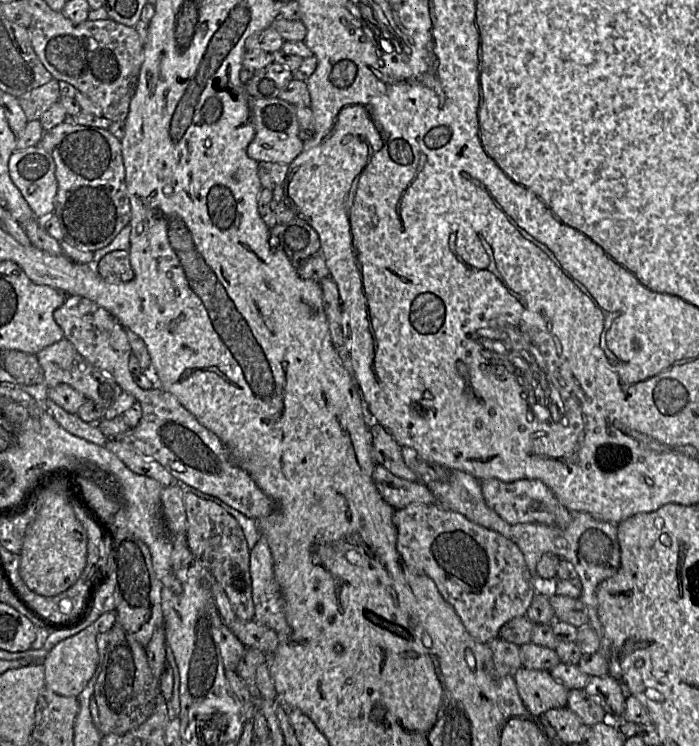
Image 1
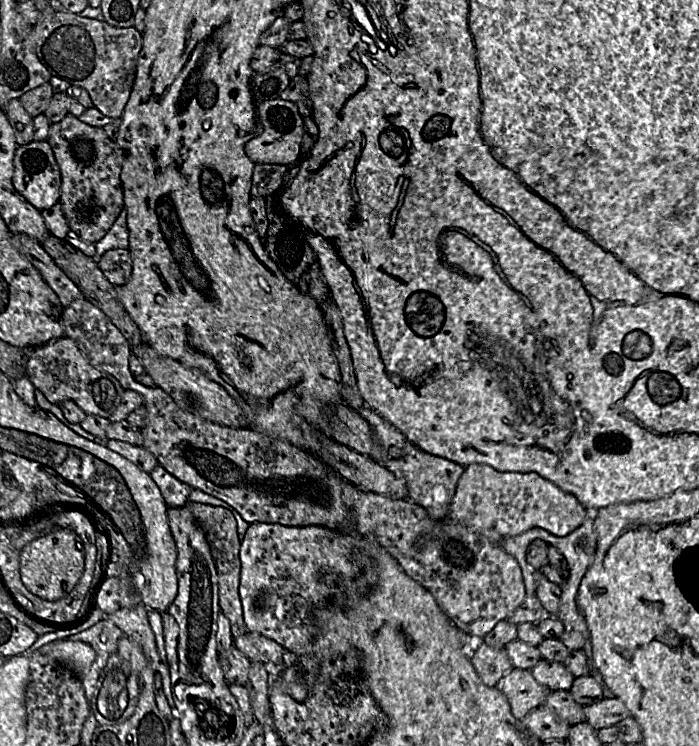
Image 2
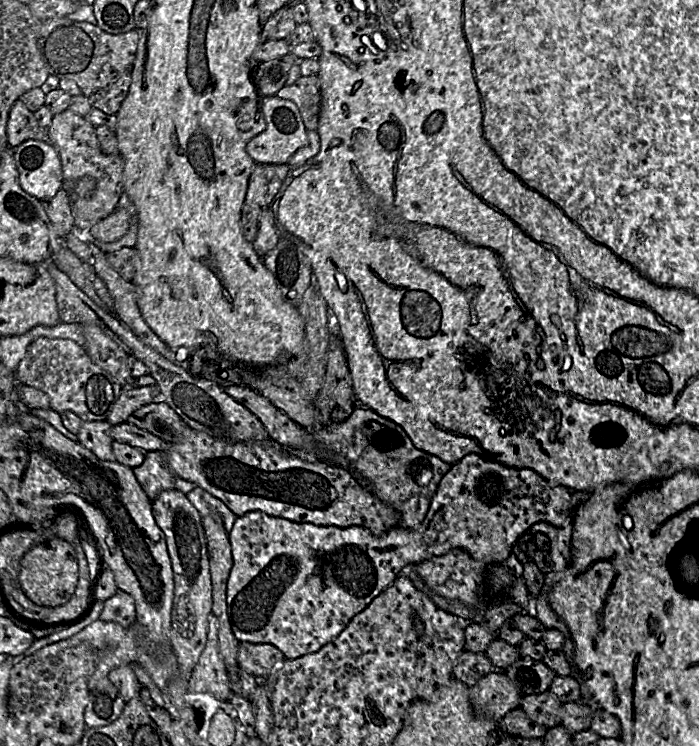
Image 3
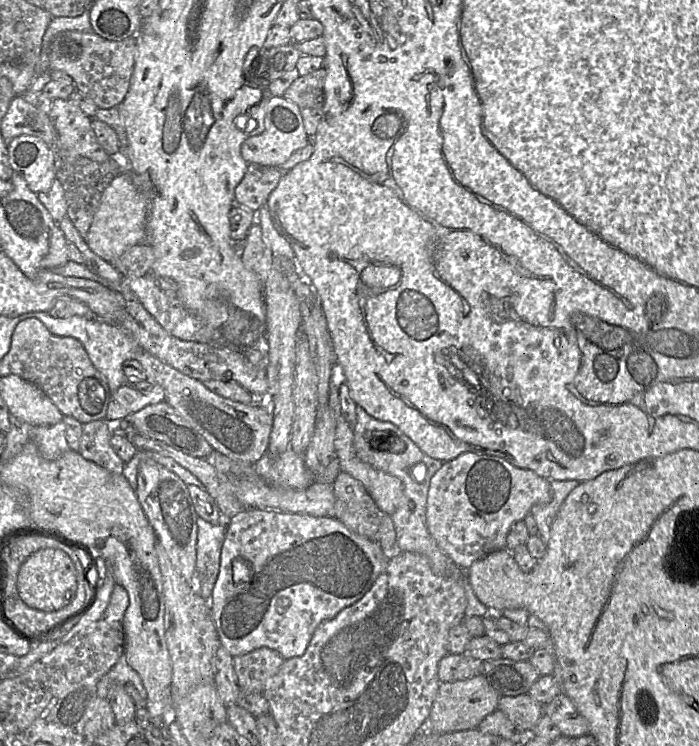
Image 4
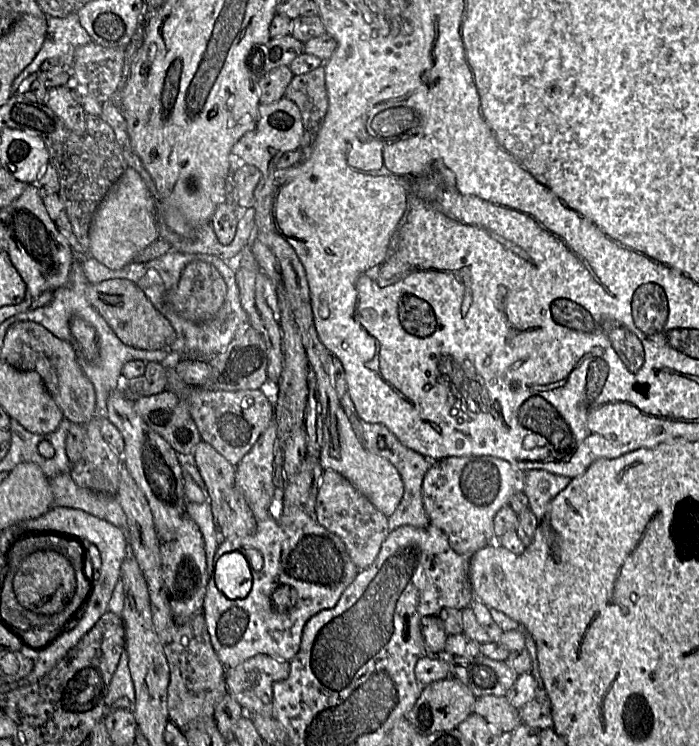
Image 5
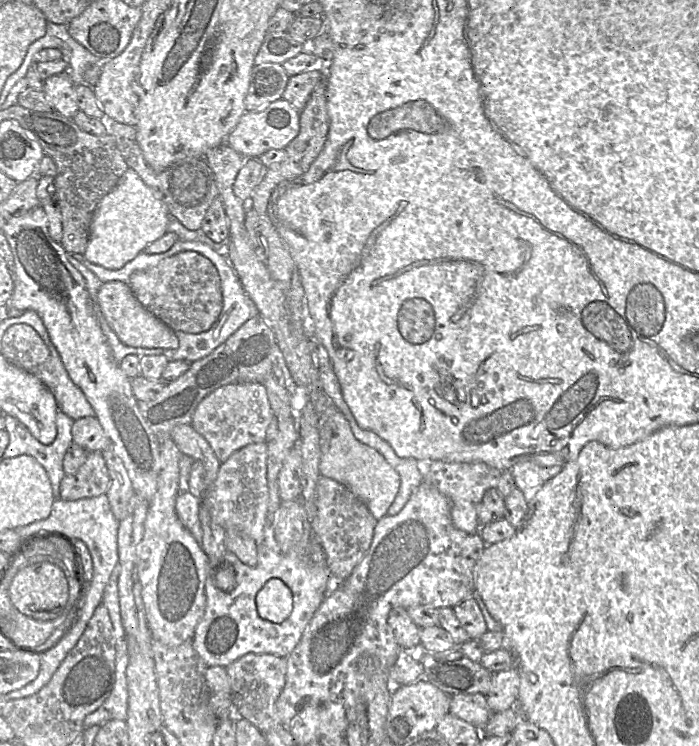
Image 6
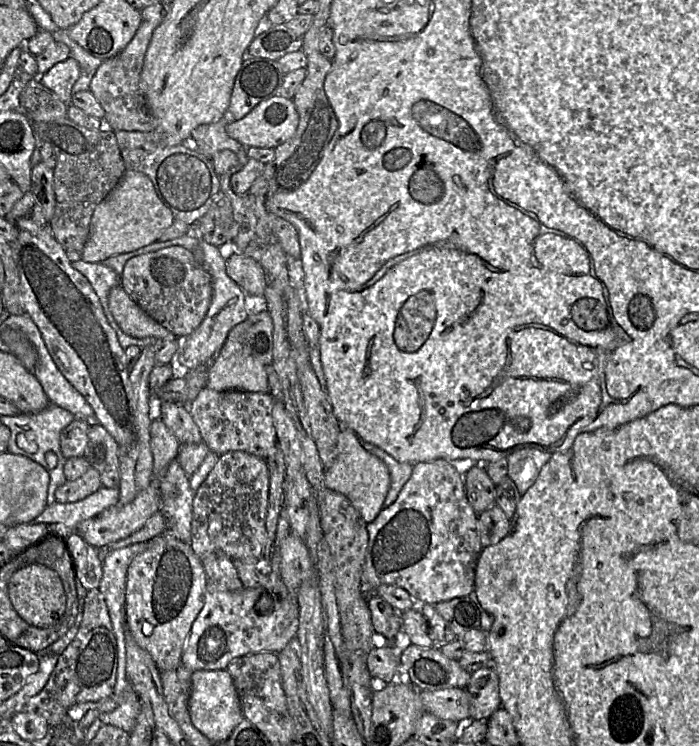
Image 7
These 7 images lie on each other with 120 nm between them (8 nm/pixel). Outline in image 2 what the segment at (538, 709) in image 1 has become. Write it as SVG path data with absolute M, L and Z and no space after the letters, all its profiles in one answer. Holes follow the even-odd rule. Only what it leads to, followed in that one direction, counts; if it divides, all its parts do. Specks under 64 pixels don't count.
M515 667L495 687L505 695L512 714L519 720L541 707L550 692L550 689L535 680L530 670Z

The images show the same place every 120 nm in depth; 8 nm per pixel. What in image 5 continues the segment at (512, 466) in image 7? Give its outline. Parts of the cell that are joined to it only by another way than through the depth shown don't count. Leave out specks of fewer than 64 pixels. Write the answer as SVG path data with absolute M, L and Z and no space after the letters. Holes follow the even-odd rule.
M545 470L525 471L523 493L529 500L529 509L538 521L543 519L553 498L564 490L571 480L570 477L553 474Z

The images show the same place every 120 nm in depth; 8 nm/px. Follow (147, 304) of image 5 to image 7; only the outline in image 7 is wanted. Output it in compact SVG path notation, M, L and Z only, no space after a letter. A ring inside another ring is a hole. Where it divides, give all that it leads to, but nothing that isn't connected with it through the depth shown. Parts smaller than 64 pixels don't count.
M122 285L112 288L108 305L121 330L134 338L154 337L173 340L177 337L143 311L126 293Z

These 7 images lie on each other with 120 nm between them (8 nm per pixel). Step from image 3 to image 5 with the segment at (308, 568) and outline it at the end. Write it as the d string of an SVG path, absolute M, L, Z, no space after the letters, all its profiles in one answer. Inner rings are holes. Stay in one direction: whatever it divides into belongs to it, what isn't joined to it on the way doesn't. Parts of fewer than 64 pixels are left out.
M454 456L432 461L433 463L426 472L422 484L422 498L429 522L446 534L449 545L455 552L470 558L479 549L496 542L493 528L494 517L503 506L508 505L510 498L514 494L523 492L525 486L525 471L517 470L509 462L493 456ZM268 516L265 520L257 521L256 528L251 534L222 539L213 562L215 564L224 554L240 552L247 547L255 548L261 553L263 567L258 571L252 570L252 587L243 599L231 600L219 591L207 561L208 581L202 613L213 649L226 668L234 667L257 654L266 654L285 661L292 660L299 651L303 629L308 620L322 610L333 608L359 572L343 541L320 525L316 519L304 521L303 524L281 525ZM280 585L289 585L296 593L295 604L284 613L275 612L270 602L272 593Z

